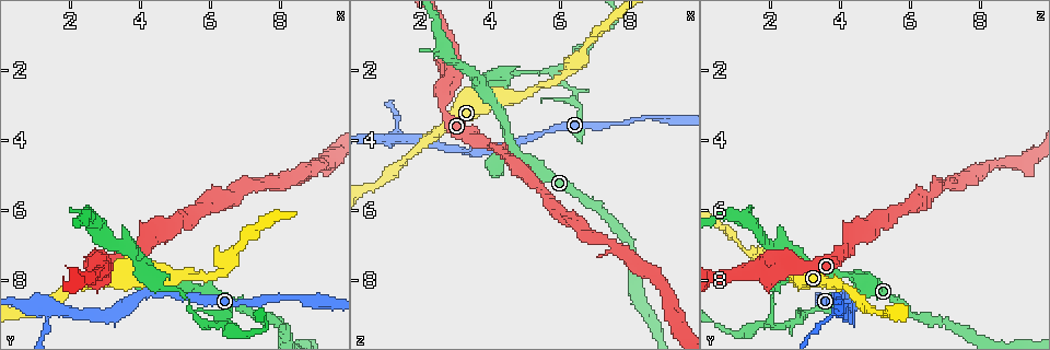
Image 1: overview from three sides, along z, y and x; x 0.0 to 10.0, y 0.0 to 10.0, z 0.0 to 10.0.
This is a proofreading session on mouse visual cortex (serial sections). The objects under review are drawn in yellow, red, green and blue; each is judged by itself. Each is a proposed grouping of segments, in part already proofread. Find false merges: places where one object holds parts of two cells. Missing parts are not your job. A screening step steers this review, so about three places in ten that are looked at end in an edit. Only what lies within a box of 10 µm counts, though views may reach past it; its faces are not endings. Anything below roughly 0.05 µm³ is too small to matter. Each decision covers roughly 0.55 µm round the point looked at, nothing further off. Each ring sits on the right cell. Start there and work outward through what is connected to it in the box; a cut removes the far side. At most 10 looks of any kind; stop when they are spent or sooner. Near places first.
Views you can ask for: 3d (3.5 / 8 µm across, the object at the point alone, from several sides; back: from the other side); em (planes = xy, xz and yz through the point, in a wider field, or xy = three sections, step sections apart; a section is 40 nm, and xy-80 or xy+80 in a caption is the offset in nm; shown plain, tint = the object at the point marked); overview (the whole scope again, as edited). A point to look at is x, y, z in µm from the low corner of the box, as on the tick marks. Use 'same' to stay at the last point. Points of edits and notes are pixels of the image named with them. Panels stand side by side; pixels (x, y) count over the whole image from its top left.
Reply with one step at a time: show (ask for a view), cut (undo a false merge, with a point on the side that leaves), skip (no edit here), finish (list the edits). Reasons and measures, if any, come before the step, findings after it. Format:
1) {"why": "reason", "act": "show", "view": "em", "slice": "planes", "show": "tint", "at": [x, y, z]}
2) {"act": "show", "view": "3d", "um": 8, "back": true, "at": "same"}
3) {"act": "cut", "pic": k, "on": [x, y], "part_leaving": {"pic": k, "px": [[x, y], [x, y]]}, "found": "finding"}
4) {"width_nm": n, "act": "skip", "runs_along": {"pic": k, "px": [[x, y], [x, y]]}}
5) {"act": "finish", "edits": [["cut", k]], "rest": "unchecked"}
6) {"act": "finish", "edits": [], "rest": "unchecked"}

{"why": "sudden change in width", "act": "show", "view": "3d", "um": 3.5, "at": [4.65, 8.00, 4.30]}

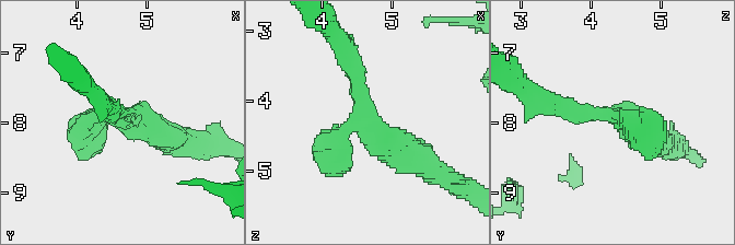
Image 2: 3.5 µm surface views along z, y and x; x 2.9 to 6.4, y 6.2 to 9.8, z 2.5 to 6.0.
{"why": "now the EM", "act": "show", "view": "em", "slice": "xy", "step": 5, "show": "plain", "at": [4.60, 7.95, 4.35]}

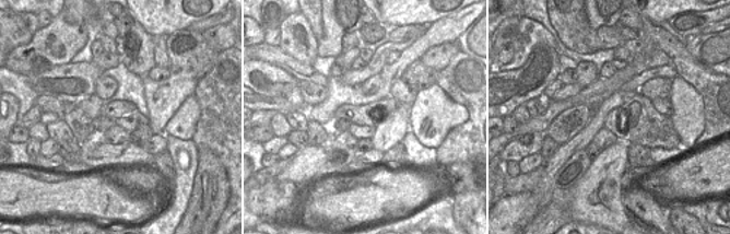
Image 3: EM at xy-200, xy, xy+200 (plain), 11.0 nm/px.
{"why": "with the object marked", "act": "show", "view": "em", "slice": "xy", "step": 5, "show": "tint", "at": "same"}

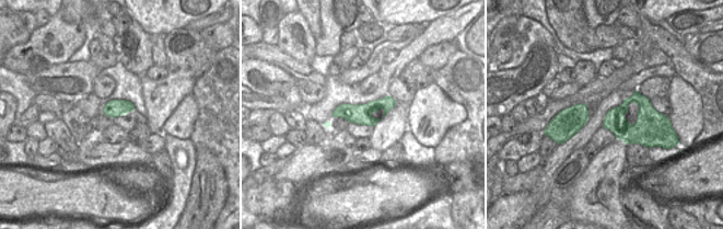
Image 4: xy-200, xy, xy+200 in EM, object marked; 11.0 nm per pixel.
{"width_nm": 260, "act": "skip", "runs_along": {"pic": 4, "px": [[392, 101], [371, 113], [335, 114]]}, "found": "continuous, no second cell"}

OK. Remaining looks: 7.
{"why": "side arm on a straight run", "act": "show", "view": "3d", "um": 3.5, "at": [3.80, 7.15, 2.35]}

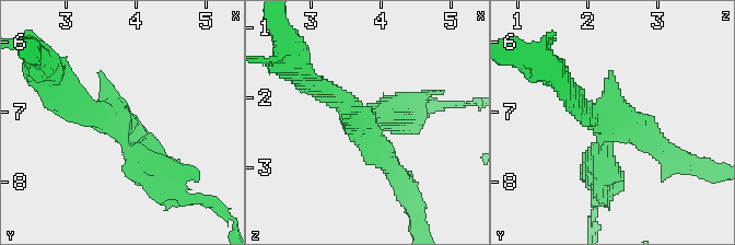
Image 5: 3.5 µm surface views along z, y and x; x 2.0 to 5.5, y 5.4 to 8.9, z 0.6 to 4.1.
{"act": "show", "view": "em", "slice": "xy", "step": 5, "show": "tint", "at": [3.75, 7.20, 2.35]}

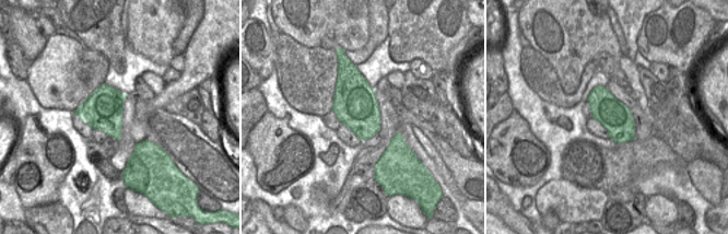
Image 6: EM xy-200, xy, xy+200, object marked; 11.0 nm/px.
{"act": "cut", "pic": 5, "on": [153, 176], "part_leaving": {"pic": 5, "px": [[130, 148], [174, 195], [218, 208]]}, "found": "a second cell is stuck on"}

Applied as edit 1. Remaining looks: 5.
{"why": "redraw", "act": "show", "view": "overview"}

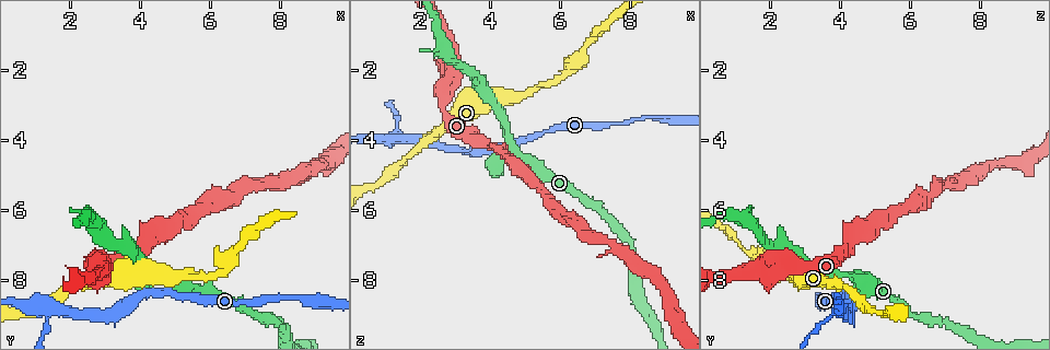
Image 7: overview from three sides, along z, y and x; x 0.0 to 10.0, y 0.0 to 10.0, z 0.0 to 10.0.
{"act": "show", "view": "3d", "um": 8, "at": [1.50, 8.90, 3.95]}

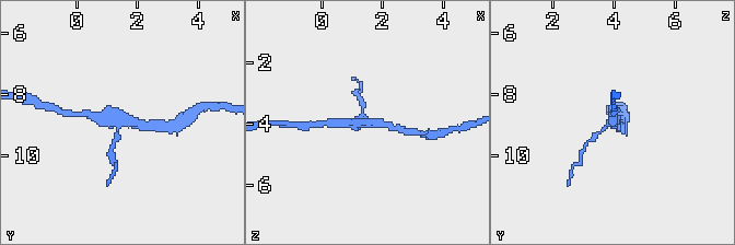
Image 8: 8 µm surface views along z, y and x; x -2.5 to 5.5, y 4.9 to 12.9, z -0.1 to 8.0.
{"why": "zoom in", "act": "show", "view": "3d", "um": 3.5, "back": true, "at": "same"}

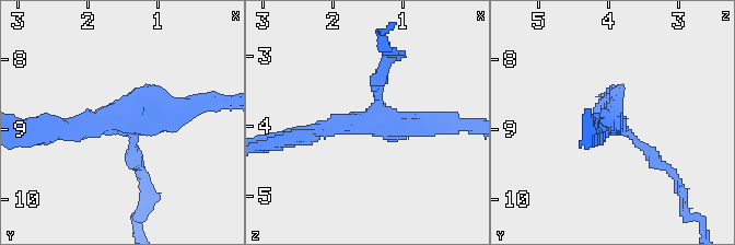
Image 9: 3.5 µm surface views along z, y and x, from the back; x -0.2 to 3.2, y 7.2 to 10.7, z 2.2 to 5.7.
{"why": "shape alone is not enough", "act": "show", "view": "em", "slice": "xy", "step": 1, "show": "tint", "at": [1.50, 8.95, 3.95]}

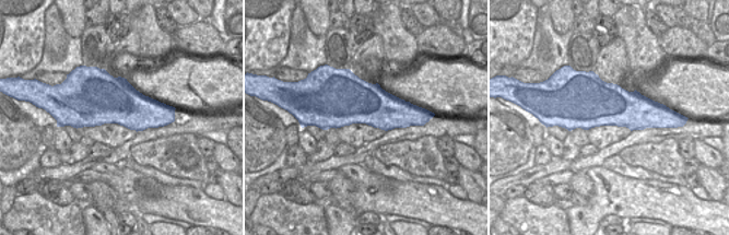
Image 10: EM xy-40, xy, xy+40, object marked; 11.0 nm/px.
{"arm_widths_nm": [150, 250, 350], "act": "skip", "runs_along": {"pic": 9, "px": [[54, 132], [172, 116], [191, 105]]}, "found": "one cell here"}

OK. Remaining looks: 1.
{"act": "finish", "edits": [["cut", 5]], "rest": "unchecked"}

